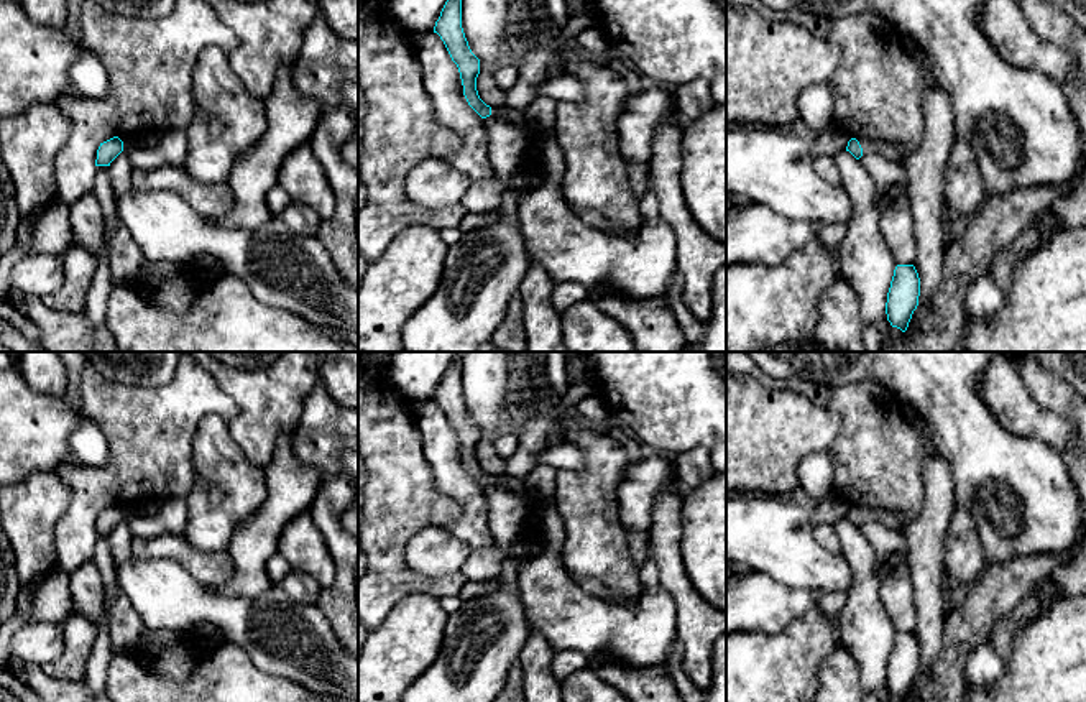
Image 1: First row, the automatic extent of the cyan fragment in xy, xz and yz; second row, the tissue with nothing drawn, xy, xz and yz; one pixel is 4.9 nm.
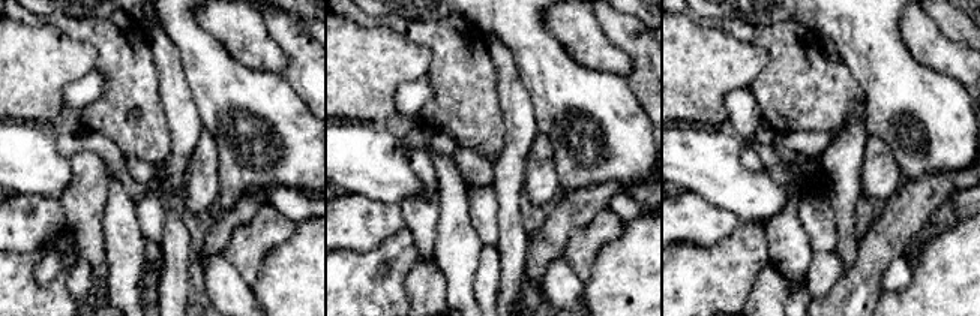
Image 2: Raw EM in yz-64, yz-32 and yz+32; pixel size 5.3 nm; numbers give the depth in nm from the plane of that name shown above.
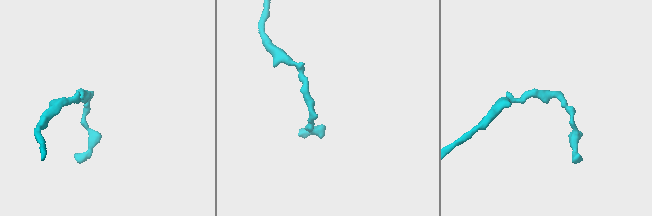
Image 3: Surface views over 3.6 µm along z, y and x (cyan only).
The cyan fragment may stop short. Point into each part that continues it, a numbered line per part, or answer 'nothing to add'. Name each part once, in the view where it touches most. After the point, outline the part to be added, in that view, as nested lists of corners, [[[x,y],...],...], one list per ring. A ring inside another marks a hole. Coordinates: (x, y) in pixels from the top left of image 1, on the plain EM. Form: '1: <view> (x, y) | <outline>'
1: yz (891, 518) | [[[851,503],[851,506],[856,506],[863,516],[863,523],[879,523],[890,529],[900,529],[902,524],[902,513],[895,510],[874,510],[867,506],[859,506]]]

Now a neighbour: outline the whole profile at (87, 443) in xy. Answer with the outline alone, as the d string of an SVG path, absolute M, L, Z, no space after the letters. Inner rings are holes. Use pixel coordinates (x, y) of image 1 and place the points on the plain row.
M87 418L71 434L69 446L72 455L89 467L104 467L110 459L110 447L105 434Z

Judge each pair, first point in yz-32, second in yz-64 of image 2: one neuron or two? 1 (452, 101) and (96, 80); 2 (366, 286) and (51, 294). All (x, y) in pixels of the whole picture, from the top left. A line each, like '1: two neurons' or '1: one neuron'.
1: two neurons
2: one neuron

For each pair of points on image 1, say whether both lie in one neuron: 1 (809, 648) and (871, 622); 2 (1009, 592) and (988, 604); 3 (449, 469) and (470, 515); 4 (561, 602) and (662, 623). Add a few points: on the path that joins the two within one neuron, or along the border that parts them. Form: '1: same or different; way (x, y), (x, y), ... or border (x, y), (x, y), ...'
1: different; border (838, 628), (843, 645)
2: same; way (1004, 592), (993, 599)
3: same; way (455, 480), (470, 495), (470, 503)
4: same; way (585, 623), (638, 623)

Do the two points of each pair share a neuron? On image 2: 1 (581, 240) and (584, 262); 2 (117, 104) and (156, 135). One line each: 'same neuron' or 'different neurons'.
1: same neuron
2: same neuron

